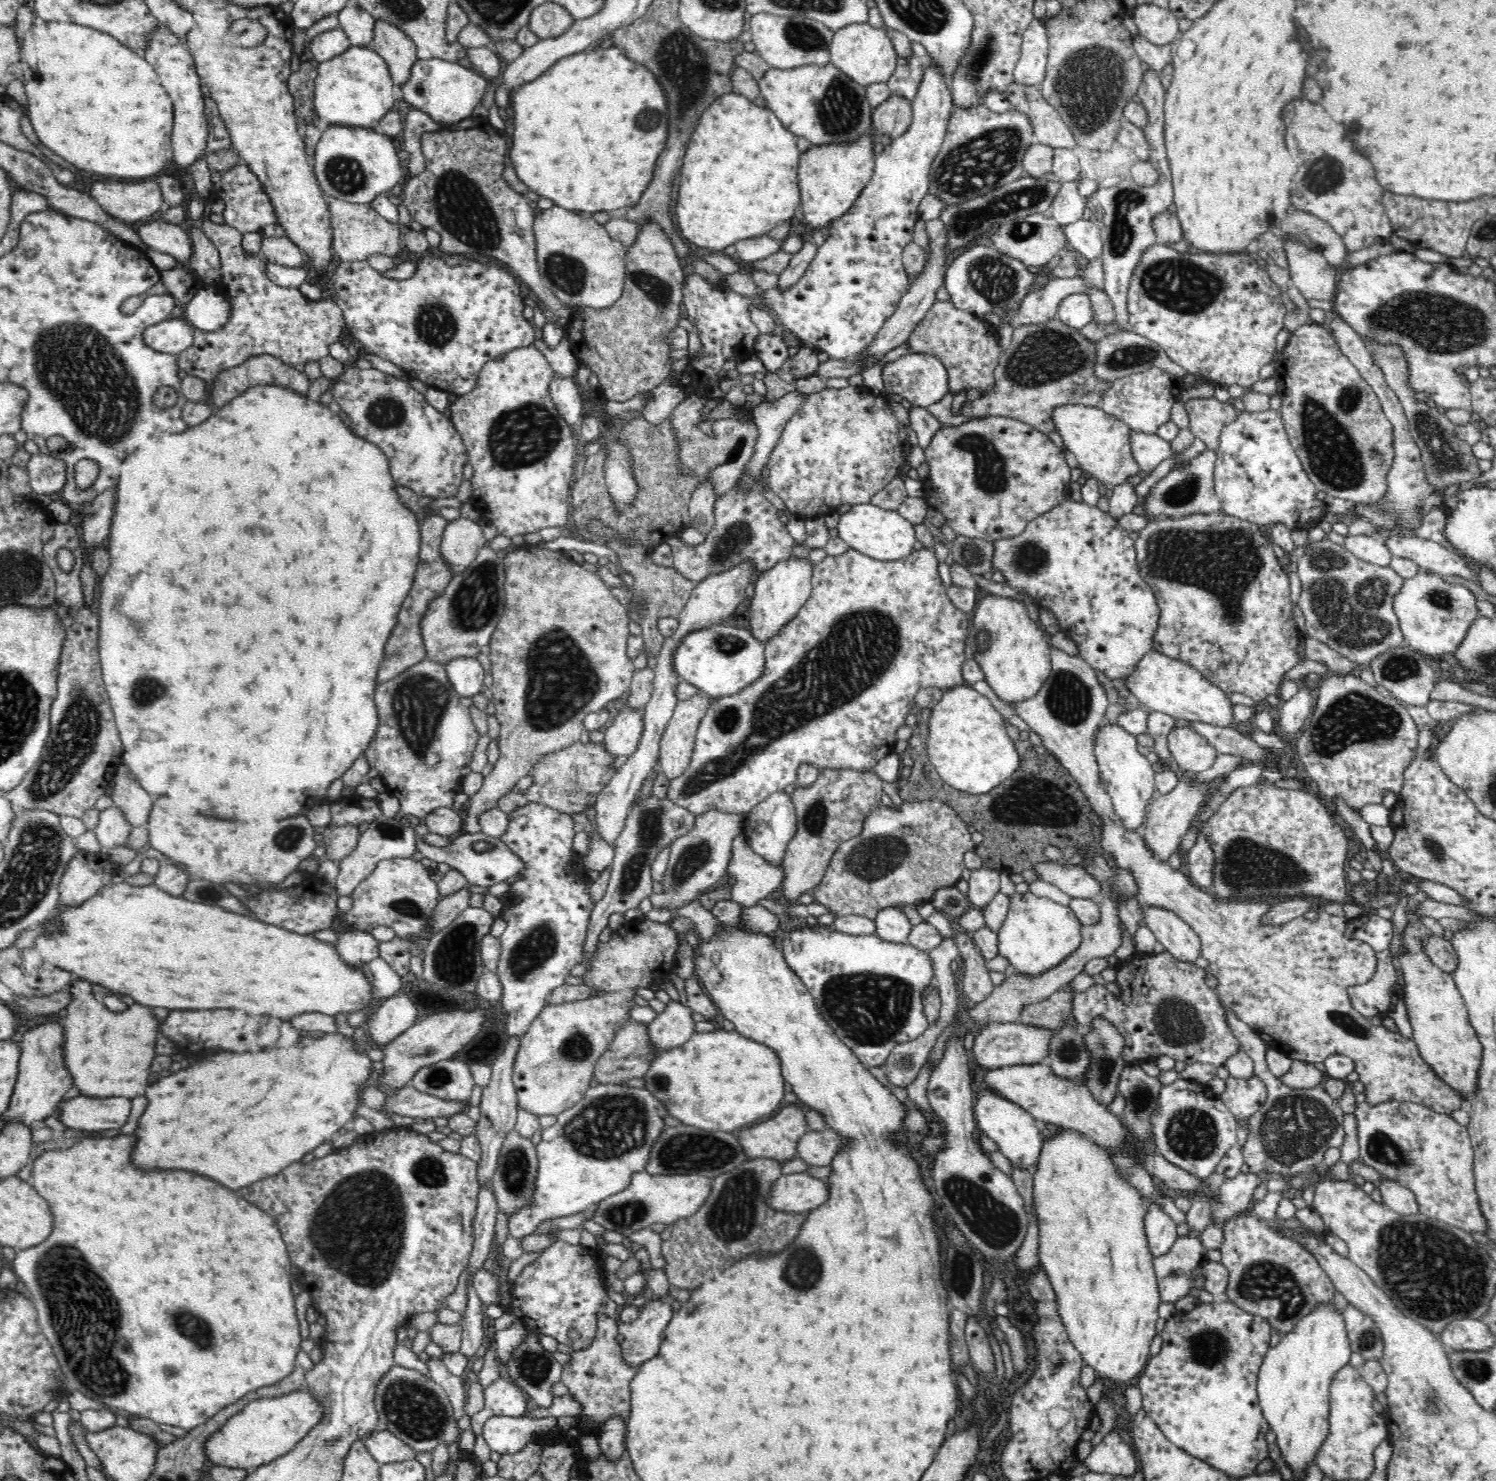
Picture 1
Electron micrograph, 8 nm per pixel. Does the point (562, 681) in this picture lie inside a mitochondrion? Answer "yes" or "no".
yes

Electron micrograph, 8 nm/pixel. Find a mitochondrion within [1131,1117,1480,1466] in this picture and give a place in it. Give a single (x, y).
(1272, 1283)

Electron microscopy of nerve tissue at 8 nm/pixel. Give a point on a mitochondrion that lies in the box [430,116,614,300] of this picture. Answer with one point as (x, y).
(461, 206)

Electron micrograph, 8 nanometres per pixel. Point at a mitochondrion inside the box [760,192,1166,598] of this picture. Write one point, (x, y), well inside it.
(1044, 357)

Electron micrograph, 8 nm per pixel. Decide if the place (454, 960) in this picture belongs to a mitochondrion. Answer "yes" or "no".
yes

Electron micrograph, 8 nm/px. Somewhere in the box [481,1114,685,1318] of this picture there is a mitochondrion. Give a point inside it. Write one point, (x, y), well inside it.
(516, 1168)

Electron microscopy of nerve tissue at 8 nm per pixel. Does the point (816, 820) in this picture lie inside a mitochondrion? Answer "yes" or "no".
yes

